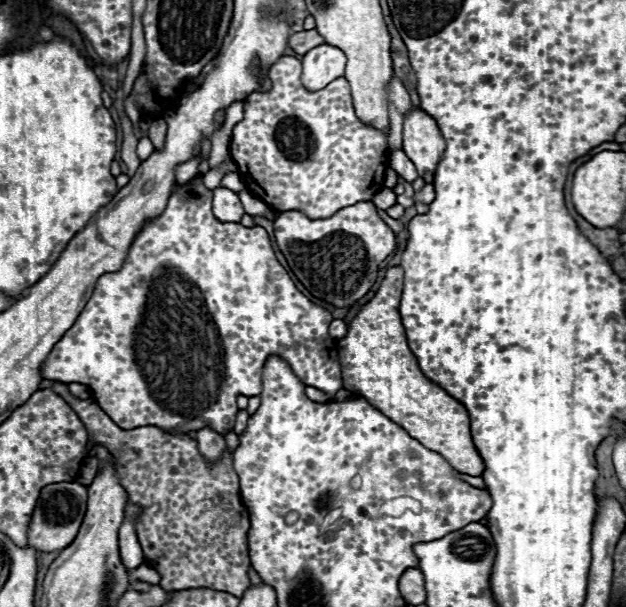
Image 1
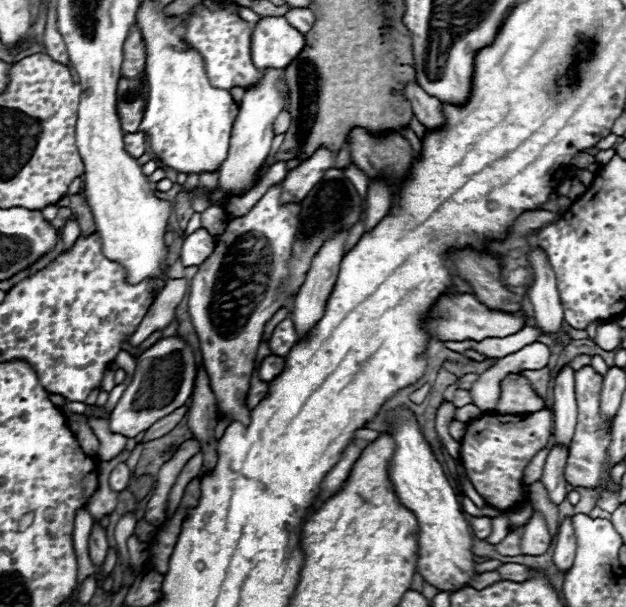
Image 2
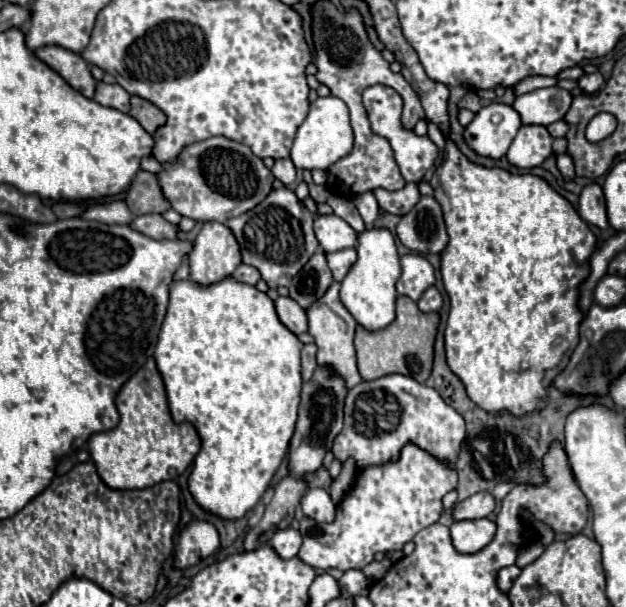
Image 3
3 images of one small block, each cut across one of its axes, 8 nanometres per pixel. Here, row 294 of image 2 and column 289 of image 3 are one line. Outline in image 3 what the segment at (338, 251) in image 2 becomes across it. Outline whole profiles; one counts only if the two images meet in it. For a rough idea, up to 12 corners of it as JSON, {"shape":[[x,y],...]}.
{"shape":[[280,296],[276,312],[294,334],[308,330],[306,312],[292,298]]}

